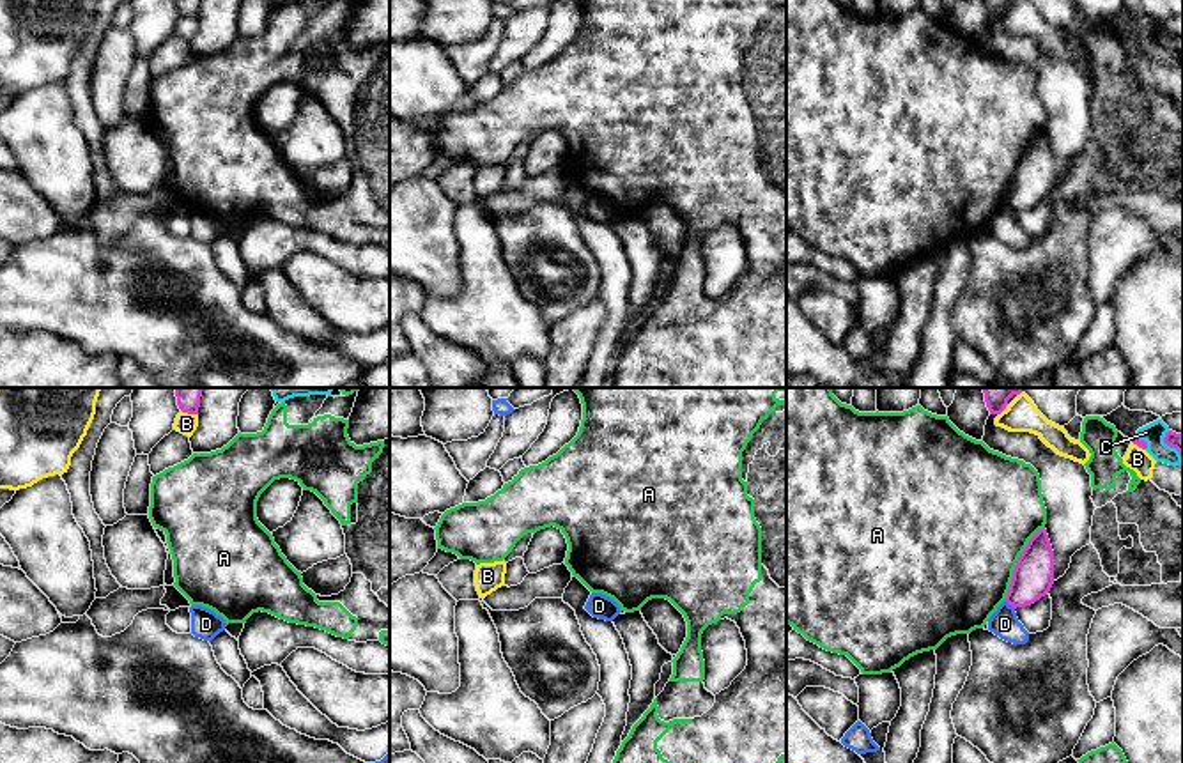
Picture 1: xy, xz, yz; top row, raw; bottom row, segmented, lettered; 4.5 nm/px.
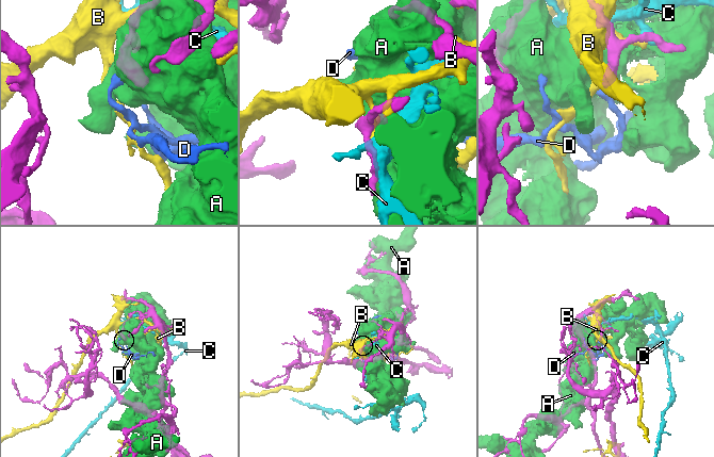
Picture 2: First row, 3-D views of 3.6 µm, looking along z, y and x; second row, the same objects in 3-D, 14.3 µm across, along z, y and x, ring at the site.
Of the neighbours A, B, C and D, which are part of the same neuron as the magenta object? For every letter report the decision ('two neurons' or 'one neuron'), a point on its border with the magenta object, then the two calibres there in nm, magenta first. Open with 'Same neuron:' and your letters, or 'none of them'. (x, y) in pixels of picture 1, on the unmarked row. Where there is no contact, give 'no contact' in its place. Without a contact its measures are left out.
Same neuron: none of them
A: two neurons; contact yz (1017, 167); calibres 190 and 500 nm
B: two neurons; contact xy (190, 16); calibres 80 and 100 nm
C: two neurons; contact yz (1171, 50); calibres 80 and 100 nm
D: two neurons; contact yz (1010, 208); calibres 190 and 130 nm

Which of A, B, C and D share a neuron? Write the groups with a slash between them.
A / B / C / D

